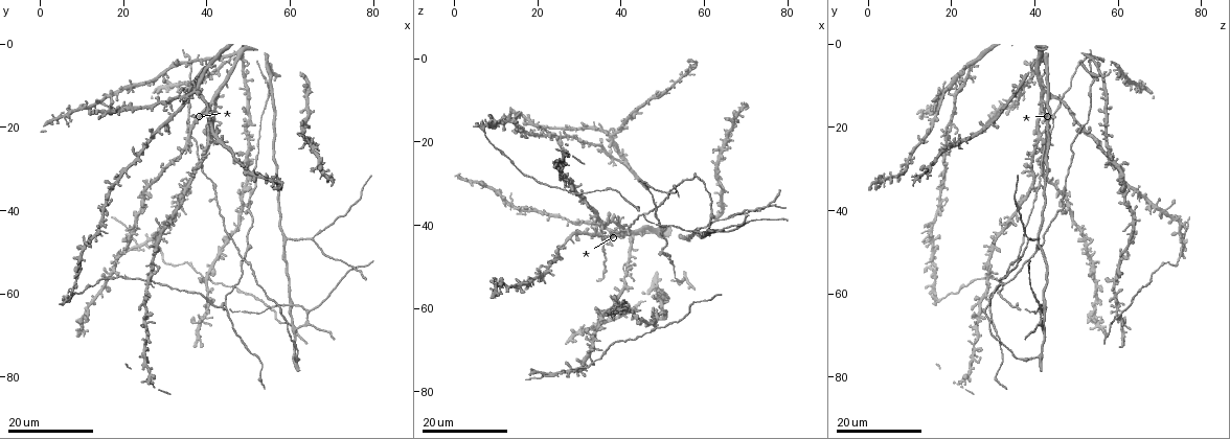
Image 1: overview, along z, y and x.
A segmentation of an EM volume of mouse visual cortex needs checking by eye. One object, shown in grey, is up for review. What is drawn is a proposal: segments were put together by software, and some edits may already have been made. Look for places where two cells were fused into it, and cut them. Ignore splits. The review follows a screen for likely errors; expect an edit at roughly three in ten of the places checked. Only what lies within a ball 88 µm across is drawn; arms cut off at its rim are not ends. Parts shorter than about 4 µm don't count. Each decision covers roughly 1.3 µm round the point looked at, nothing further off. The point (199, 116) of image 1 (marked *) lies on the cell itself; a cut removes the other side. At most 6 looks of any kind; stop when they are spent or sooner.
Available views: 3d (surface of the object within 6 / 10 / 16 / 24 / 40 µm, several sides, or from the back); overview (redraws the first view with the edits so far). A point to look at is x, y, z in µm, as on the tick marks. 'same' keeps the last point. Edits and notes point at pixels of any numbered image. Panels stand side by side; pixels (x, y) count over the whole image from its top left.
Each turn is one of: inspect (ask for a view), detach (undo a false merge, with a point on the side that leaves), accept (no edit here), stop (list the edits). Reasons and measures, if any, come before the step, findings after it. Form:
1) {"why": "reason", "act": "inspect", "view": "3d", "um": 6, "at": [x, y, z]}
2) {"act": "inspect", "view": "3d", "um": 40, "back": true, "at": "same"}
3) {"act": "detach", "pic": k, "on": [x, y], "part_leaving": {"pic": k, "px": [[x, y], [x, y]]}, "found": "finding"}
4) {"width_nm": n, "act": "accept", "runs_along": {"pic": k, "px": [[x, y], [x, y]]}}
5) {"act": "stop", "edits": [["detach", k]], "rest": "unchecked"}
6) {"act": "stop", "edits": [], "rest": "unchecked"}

{"why": "four-way junction", "act": "inspect", "view": "3d", "um": 24, "at": [59.0, 47.0, 41.0]}

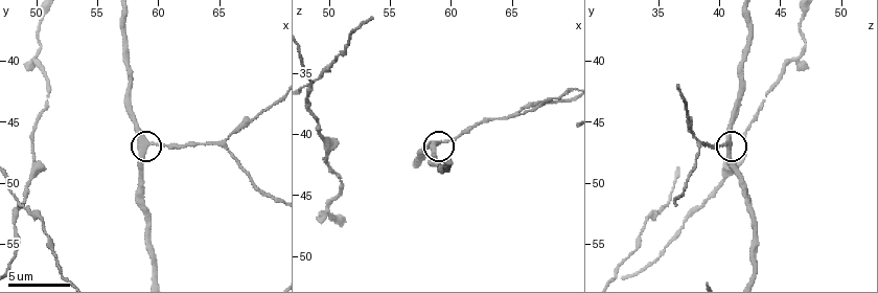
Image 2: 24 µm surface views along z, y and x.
{"why": "closer look", "act": "inspect", "view": "3d", "um": 6, "at": [59.2, 46.6, 40.8]}

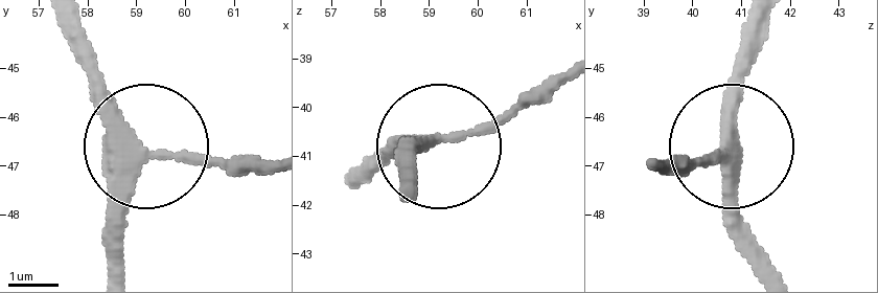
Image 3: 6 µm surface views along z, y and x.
{"act": "accept", "runs_along": {"pic": 3, "px": [[124, 271], [129, 158], [274, 158]]}, "found": "one cell here"}

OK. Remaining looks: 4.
{"why": "a fork", "act": "inspect", "view": "3d", "um": 10, "at": [65.4, 46.8, 38.2]}

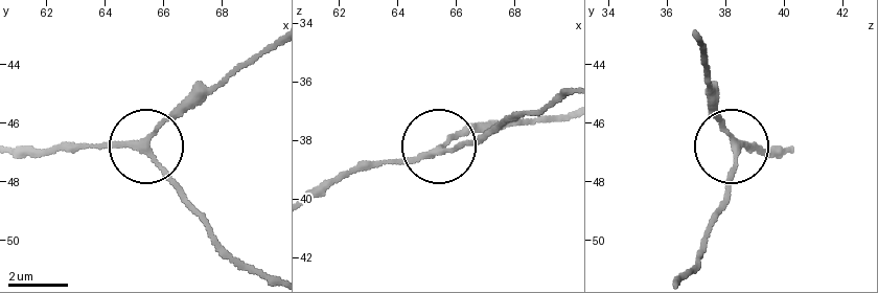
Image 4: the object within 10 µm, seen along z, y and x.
{"act": "inspect", "view": "3d", "um": 6, "at": [65.3, 46.7, 38.3]}

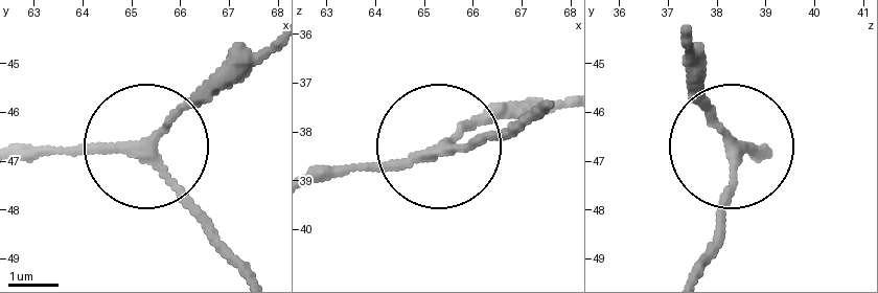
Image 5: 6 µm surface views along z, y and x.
{"width_nm": 180, "act": "accept", "runs_along": {"pic": 5, "px": [[319, 182], [539, 119]]}, "found": "all the same cell"}

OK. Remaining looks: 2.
{"why": "thin arm on a thick one", "act": "inspect", "view": "3d", "um": 16, "at": [59.5, 63.0, 42.0]}

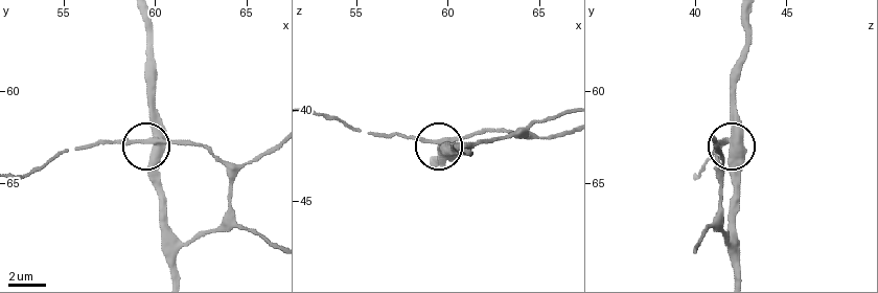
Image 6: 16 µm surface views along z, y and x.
{"act": "inspect", "view": "3d", "um": 10, "at": [59.8, 62.5, 41.8]}

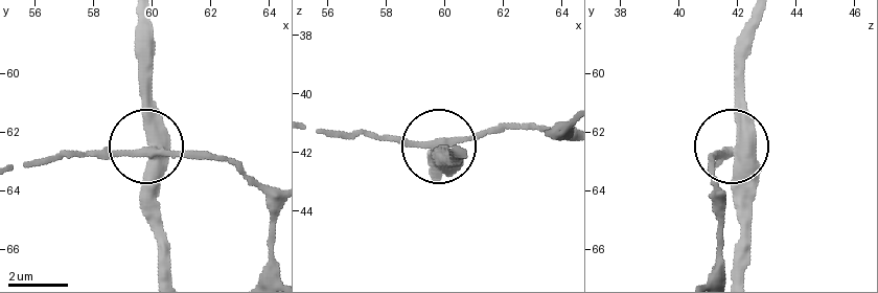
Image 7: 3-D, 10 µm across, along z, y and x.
{"arms": 4, "act": "accept", "runs_along": {"pic": 7, "px": [[167, 272], [151, 153], [58, 153]]}, "found": "one cell here"}

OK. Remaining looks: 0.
{"act": "stop", "edits": [], "rest": "unchecked"}

